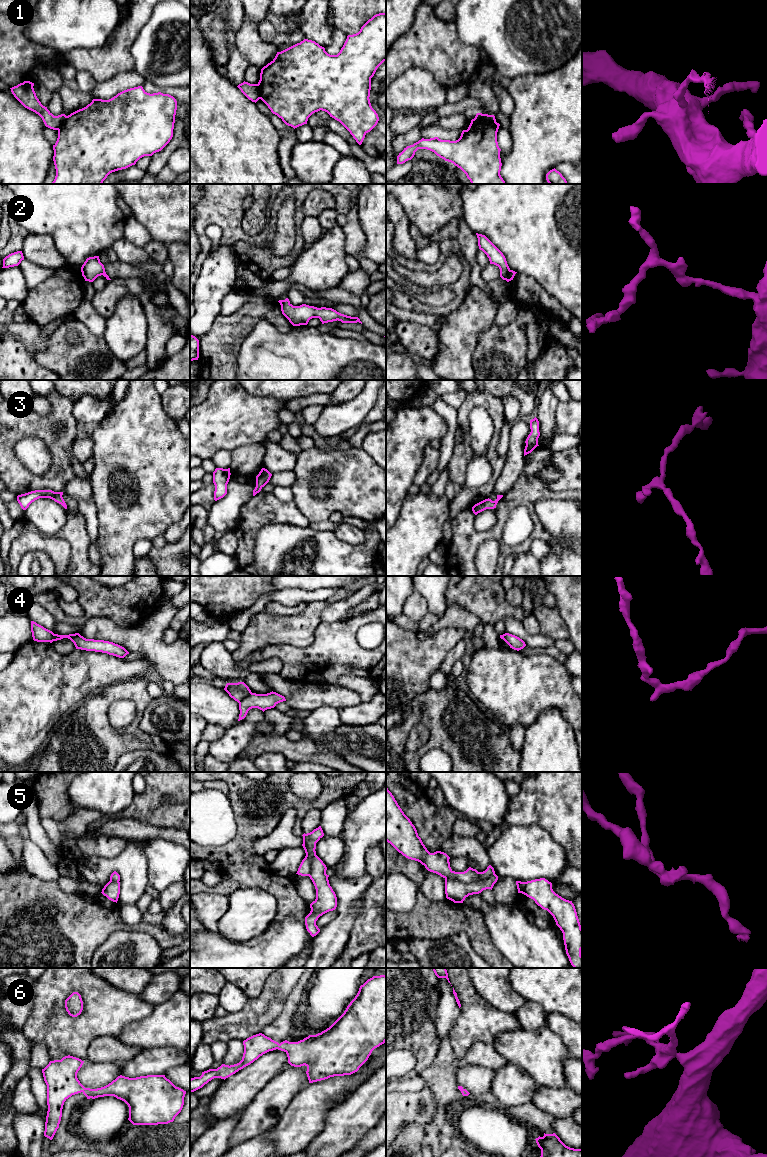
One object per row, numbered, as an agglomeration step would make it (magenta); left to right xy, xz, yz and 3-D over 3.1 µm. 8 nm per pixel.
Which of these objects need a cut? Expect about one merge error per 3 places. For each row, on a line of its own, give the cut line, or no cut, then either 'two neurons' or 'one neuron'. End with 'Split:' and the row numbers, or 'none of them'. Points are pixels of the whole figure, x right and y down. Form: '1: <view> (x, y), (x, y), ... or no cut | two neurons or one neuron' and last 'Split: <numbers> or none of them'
1: yz (481, 114), (484, 120), (495, 122) | two neurons
2: no cut | one neuron
3: no cut | one neuron
4: xz (251, 692), (238, 702) | two neurons
5: no cut | one neuron
6: no cut | one neuron
Split: 1, 4

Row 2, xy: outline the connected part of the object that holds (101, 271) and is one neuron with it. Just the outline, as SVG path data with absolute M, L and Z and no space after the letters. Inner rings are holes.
M99 256L87 258L81 267L81 272L85 281L93 282L101 275L103 275L107 280L111 280L106 274L104 265L100 262Z

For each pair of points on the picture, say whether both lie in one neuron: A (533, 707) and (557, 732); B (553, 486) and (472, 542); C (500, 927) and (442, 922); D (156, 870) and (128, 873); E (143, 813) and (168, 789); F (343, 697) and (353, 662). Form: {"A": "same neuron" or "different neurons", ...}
{"A": "different neurons", "B": "different neurons", "C": "different neurons", "D": "different neurons", "E": "same neuron", "F": "different neurons"}

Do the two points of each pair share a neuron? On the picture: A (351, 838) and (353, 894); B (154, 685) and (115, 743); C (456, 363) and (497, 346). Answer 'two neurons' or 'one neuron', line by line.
A: two neurons
B: two neurons
C: two neurons

